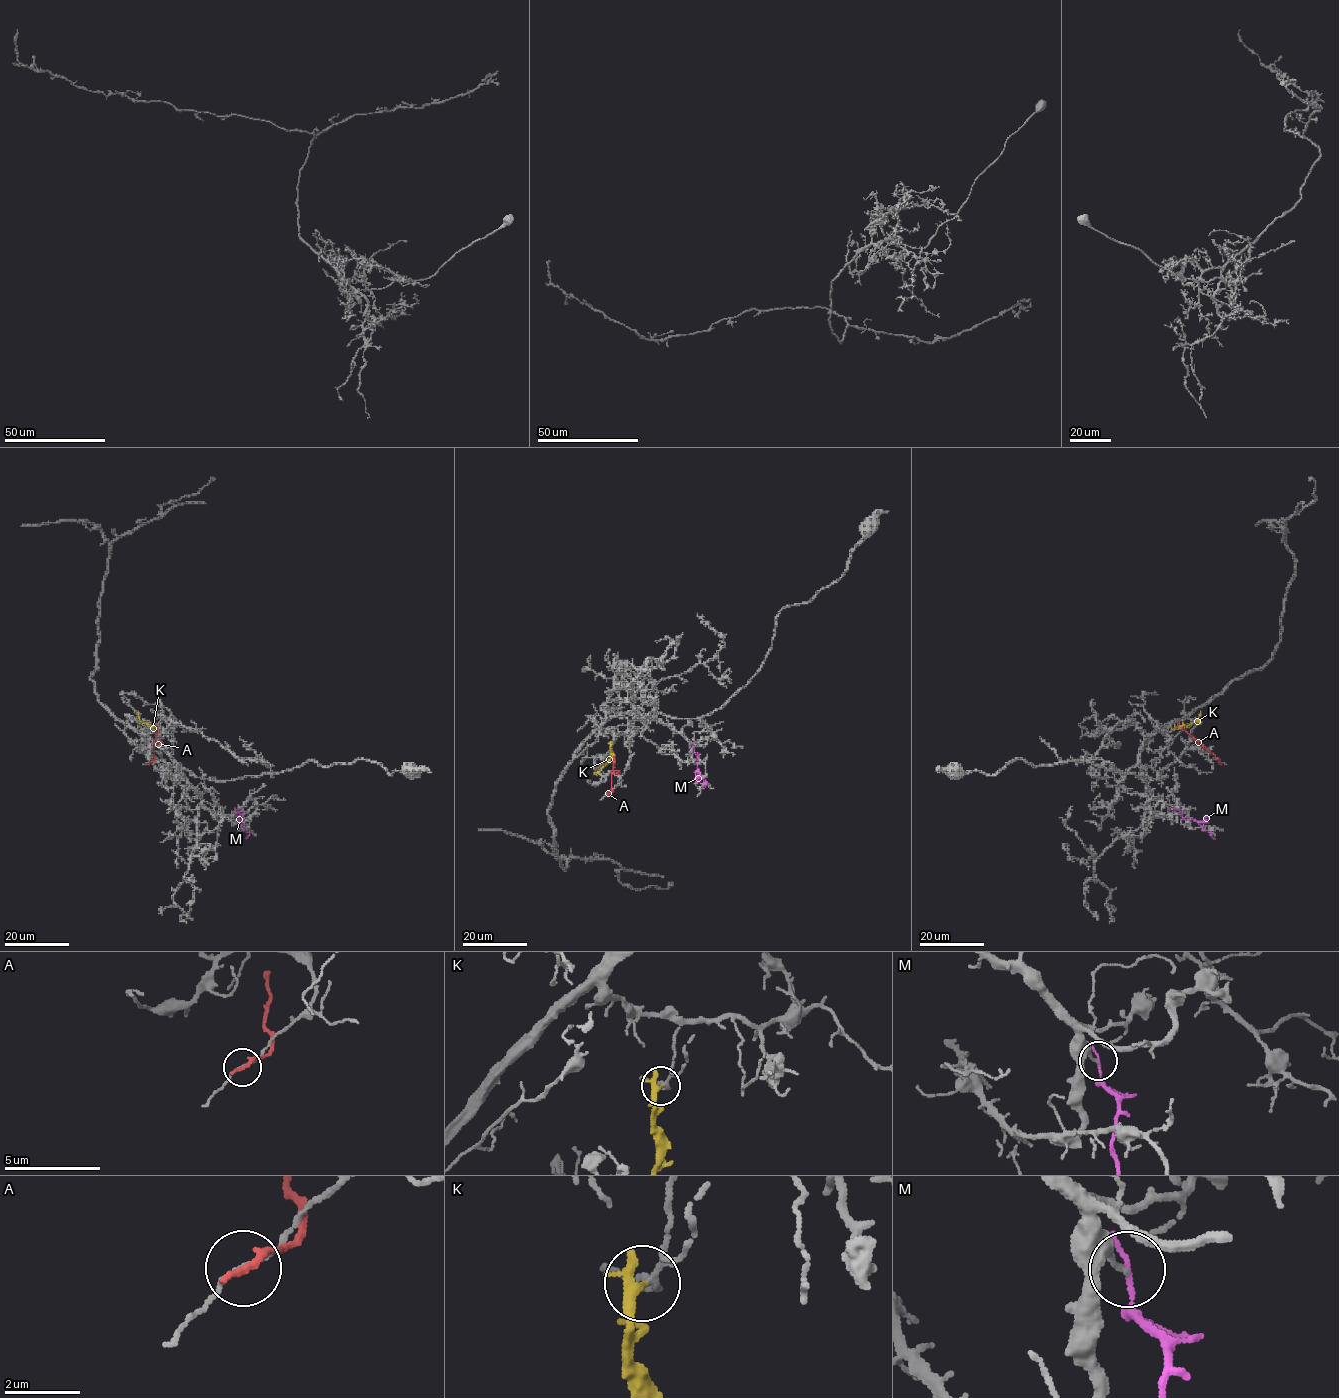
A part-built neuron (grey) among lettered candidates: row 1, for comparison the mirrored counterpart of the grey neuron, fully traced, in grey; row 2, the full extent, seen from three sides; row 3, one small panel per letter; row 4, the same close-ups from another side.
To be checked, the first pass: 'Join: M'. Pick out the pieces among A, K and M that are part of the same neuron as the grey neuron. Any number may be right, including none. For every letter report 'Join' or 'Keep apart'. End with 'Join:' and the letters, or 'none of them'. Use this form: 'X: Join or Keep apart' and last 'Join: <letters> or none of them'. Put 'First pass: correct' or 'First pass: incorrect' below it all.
A: Keep apart
K: Keep apart
M: Keep apart
Join: none of them
First pass: incorrect

